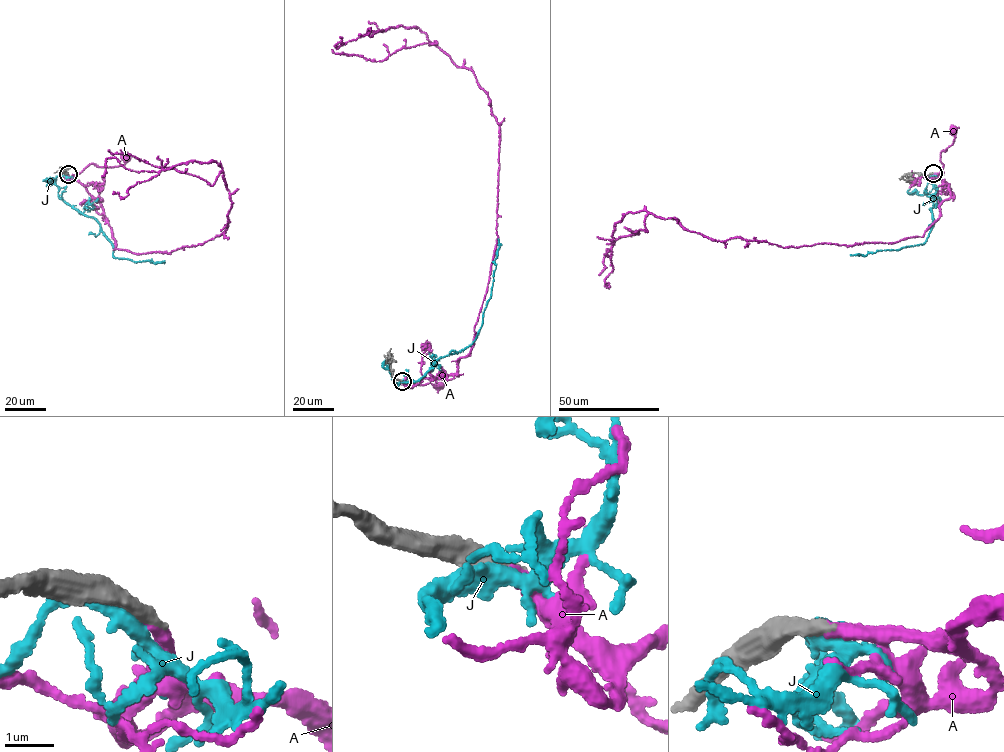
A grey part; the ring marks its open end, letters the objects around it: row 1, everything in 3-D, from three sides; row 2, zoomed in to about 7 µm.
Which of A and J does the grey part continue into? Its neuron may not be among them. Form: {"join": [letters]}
{"join": ["A"]}

